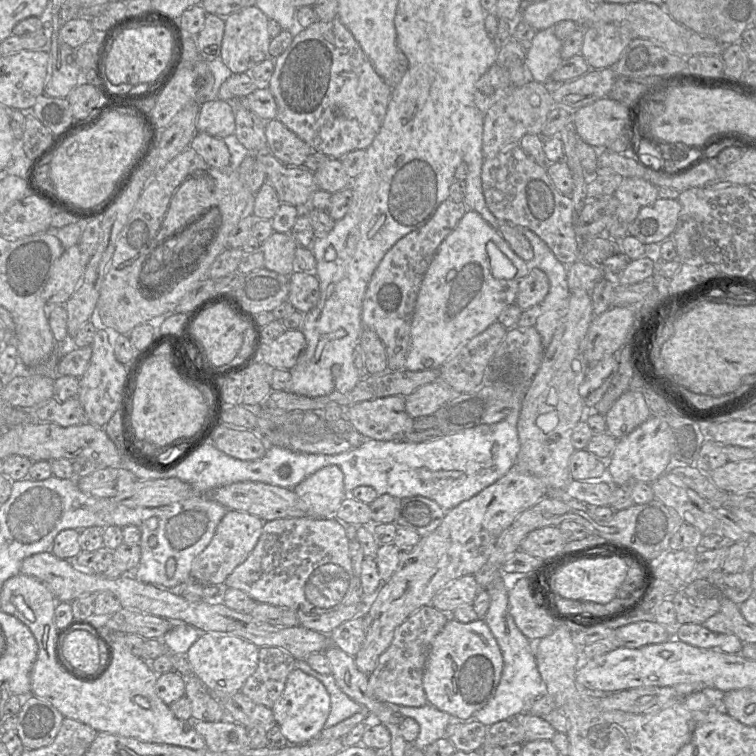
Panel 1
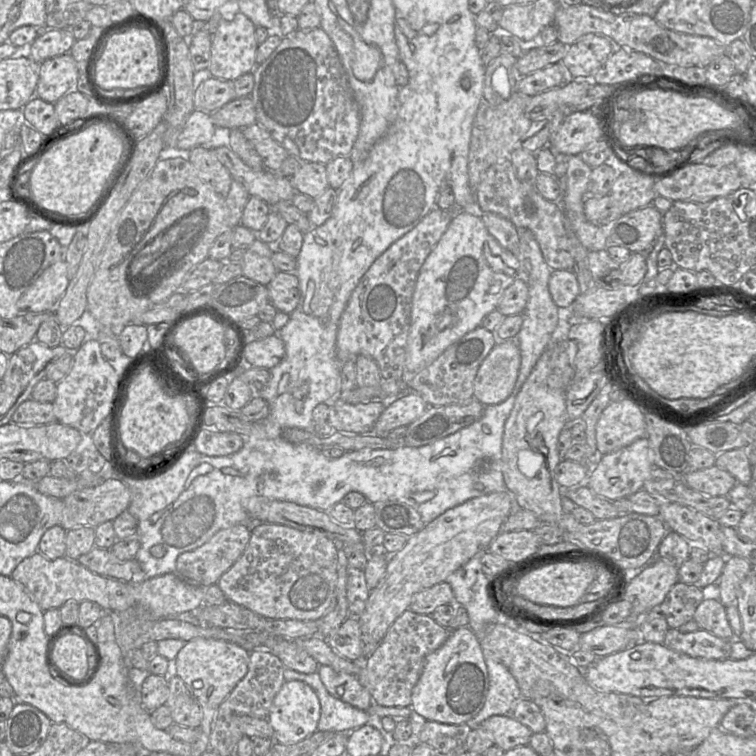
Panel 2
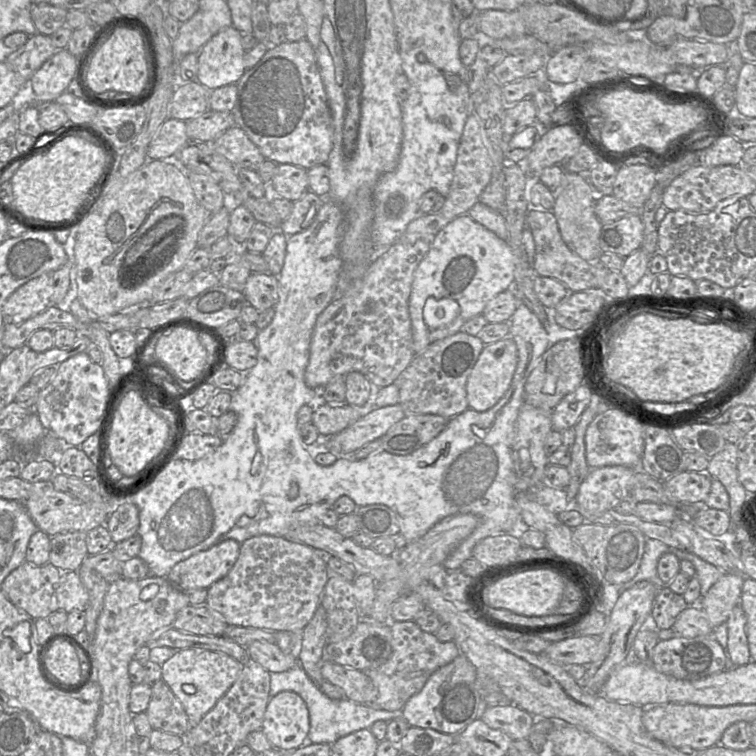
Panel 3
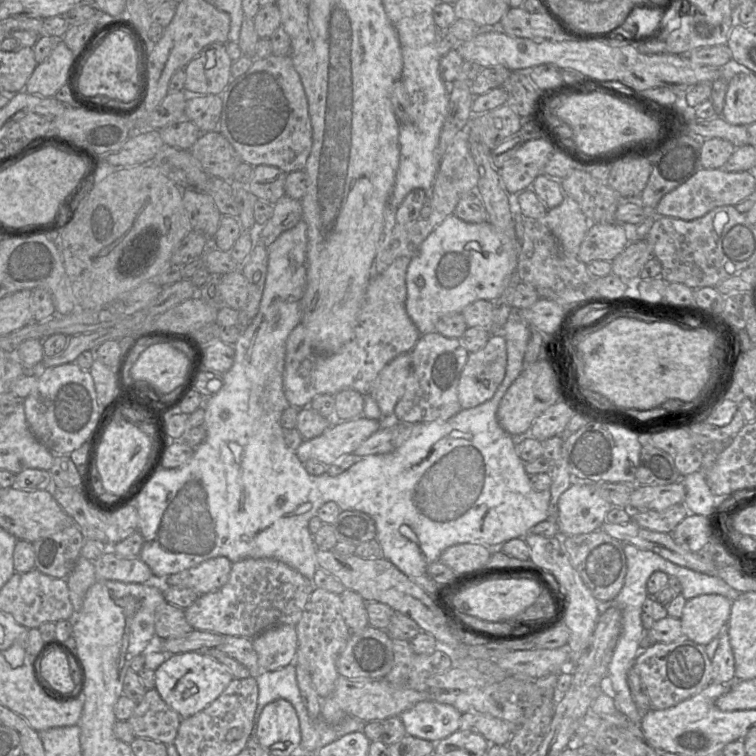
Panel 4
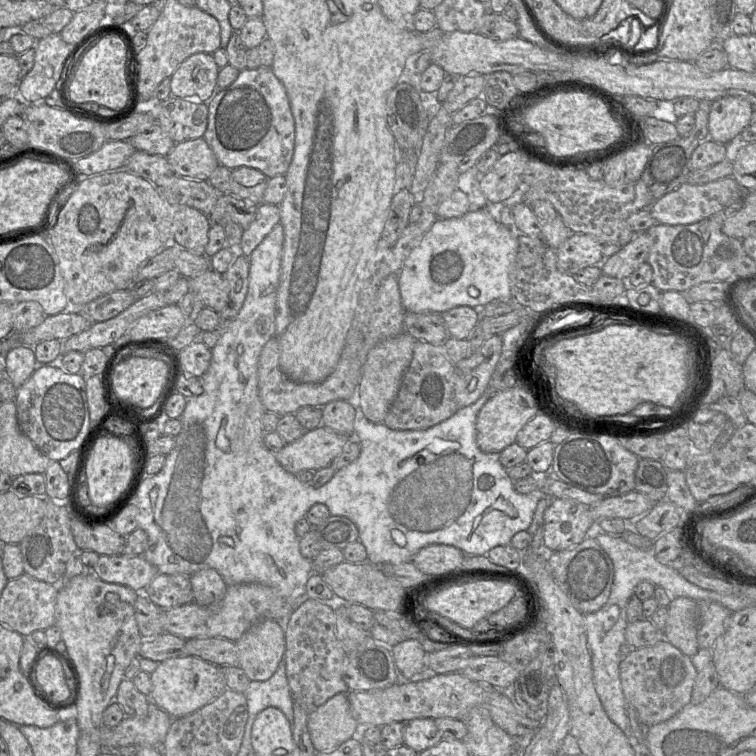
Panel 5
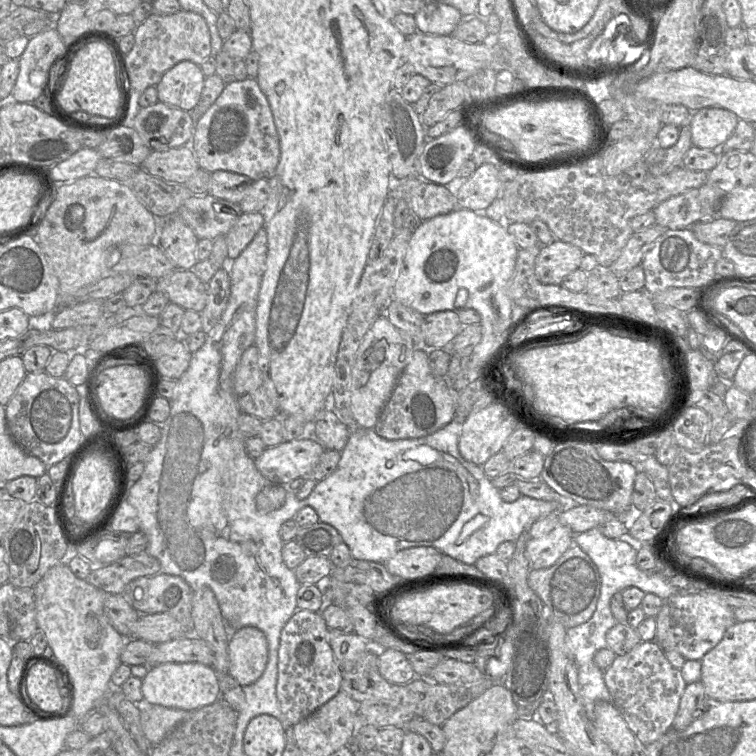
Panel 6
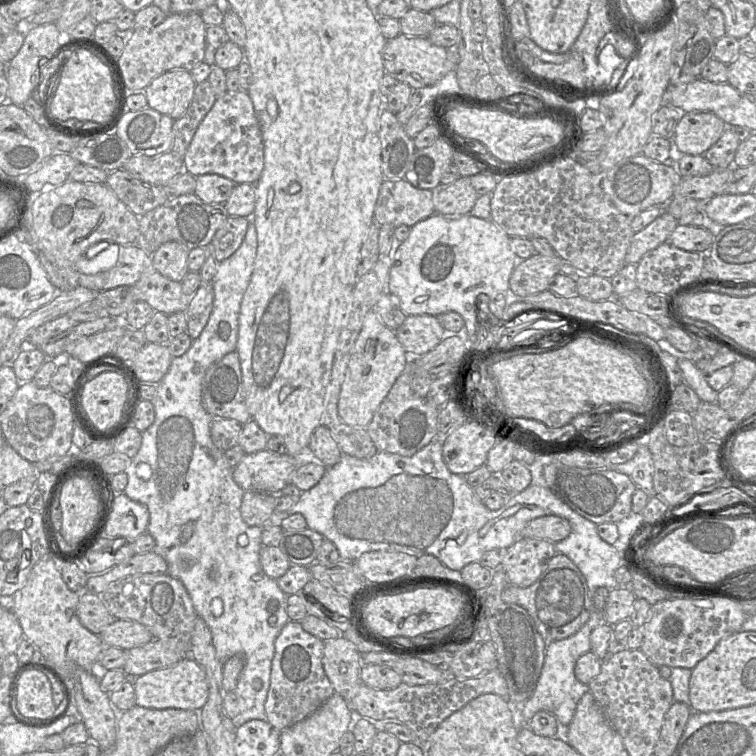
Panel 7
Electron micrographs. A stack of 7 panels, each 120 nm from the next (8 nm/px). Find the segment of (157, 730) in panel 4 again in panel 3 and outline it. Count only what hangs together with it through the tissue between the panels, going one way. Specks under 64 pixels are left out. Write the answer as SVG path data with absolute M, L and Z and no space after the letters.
M162 679L151 684L151 698L145 713L153 730L178 736L188 731L183 705Z

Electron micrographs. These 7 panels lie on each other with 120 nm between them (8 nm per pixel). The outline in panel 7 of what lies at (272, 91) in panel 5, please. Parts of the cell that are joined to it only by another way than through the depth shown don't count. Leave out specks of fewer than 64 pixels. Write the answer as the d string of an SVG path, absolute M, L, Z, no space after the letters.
M226 91L198 126L183 157L184 171L194 176L217 174L236 184L256 184L264 169L262 131L248 91Z

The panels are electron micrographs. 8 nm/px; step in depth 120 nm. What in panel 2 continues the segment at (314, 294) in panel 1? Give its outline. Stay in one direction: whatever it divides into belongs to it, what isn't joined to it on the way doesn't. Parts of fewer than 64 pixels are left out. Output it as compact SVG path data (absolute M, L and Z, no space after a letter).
M277 272L267 284L269 302L280 312L290 314L298 306L301 292L294 272Z

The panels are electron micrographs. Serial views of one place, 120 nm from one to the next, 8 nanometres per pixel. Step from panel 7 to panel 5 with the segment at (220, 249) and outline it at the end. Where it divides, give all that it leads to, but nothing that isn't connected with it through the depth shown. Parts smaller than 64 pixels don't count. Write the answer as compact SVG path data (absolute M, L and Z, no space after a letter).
M265 203L258 205L255 219L243 232L239 243L240 254L250 256L277 224L280 224L278 205Z

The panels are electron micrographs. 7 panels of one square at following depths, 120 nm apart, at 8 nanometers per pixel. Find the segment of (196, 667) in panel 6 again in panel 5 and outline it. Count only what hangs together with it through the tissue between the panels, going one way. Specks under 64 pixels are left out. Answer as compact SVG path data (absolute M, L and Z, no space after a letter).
M182 655L159 663L150 674L150 701L172 718L190 715L219 697L227 688L220 667L195 656Z

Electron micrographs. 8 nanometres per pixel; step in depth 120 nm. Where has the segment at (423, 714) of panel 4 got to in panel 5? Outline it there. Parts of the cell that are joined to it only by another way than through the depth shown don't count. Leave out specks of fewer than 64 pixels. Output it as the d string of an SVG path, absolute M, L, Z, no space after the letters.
M416 718L403 724L403 744L420 753L442 740L435 719Z

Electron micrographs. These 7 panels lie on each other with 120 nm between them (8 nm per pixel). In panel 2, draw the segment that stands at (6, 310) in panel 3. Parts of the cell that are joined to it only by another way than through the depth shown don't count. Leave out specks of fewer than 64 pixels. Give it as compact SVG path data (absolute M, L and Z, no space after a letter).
M65 261L48 267L22 294L17 302L20 314L53 313L64 295L70 278Z

